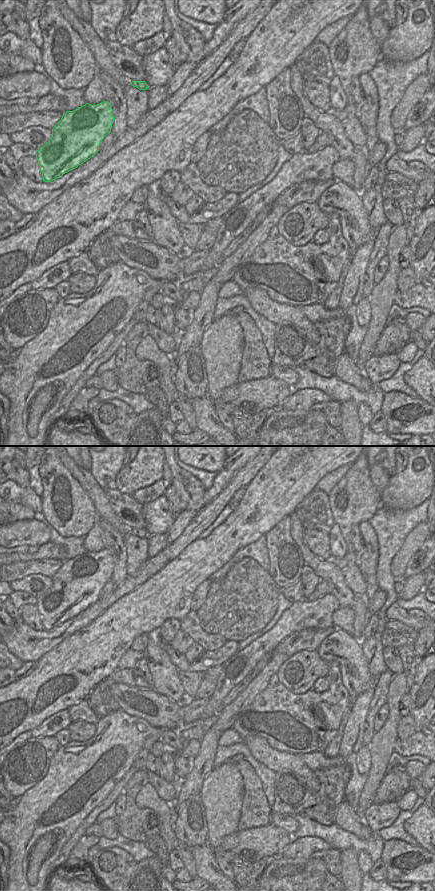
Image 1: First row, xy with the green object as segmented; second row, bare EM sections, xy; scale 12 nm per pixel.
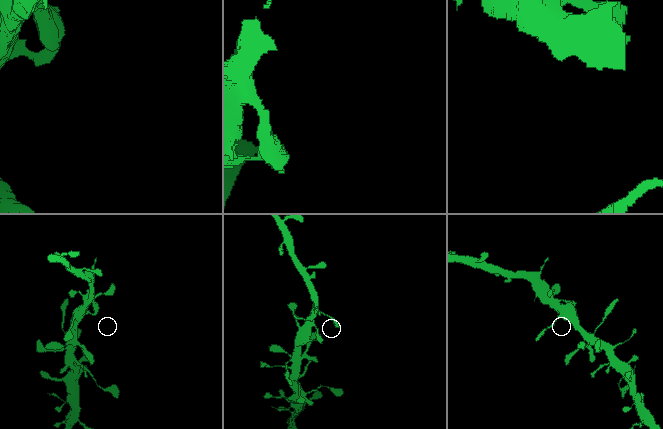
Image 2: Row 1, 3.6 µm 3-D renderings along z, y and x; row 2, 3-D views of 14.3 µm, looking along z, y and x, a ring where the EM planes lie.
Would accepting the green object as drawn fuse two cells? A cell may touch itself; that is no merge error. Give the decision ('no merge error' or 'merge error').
merge error

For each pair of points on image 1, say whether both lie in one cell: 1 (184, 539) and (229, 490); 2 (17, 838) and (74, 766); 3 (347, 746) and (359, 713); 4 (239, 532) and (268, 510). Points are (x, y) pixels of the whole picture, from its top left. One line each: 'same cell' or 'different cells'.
1: same cell
2: same cell
3: same cell
4: same cell

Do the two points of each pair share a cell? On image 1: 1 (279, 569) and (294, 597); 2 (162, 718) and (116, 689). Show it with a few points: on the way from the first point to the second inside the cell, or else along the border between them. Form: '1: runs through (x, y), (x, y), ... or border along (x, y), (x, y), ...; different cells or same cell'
1: border along (299, 580), (280, 589); different cells
2: runs through (157, 704), (147, 696), (130, 691); same cell

